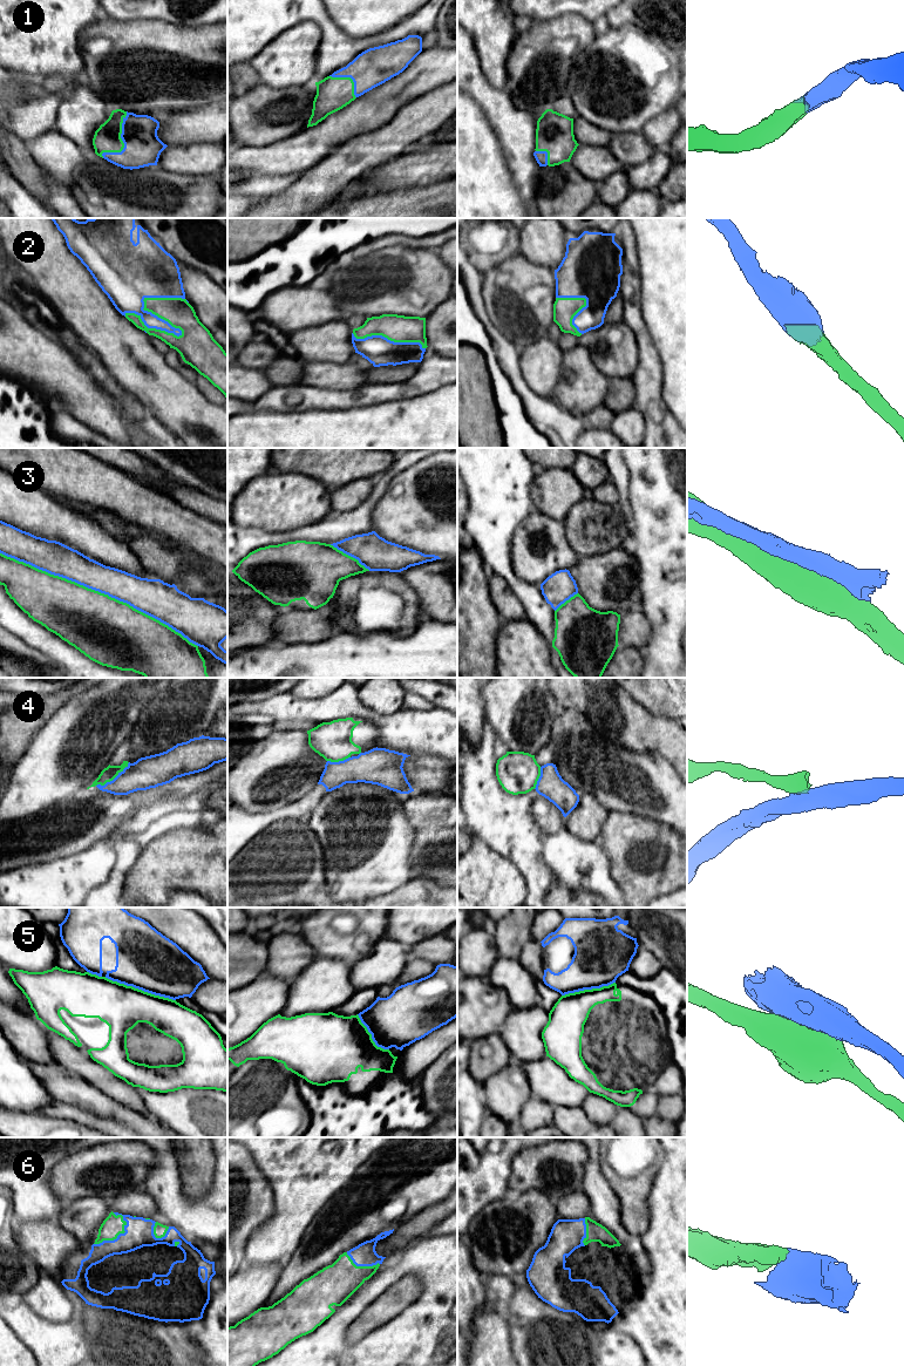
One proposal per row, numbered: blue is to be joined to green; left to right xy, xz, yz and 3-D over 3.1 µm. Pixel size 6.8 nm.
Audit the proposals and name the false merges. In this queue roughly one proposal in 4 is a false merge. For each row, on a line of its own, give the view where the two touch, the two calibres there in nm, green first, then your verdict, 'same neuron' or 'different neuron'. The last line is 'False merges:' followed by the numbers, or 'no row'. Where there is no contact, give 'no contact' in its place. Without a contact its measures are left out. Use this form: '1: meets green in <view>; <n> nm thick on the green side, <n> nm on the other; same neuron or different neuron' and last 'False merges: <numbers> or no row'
1: meets green in xy; 190 nm thick on the green side, 260 nm on the other; same neuron
2: meets green in xy; 240 nm thick on the green side, 190 nm on the other; same neuron
3: meets green in xy; 440 nm thick on the green side, 200 nm on the other; different neuron
4: meets green in xy; 100 nm thick on the green side, 220 nm on the other; different neuron
5: meets green in xy; 300 nm thick on the green side, 420 nm on the other; different neuron
6: meets green in xy; 150 nm thick on the green side, 190 nm on the other; same neuron
False merges: 3, 4, 5

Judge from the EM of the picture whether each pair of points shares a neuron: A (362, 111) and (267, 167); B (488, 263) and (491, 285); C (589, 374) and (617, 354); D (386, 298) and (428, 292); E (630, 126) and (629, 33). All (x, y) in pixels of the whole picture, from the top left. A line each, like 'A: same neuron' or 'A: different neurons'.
A: same neuron
B: different neurons
C: different neurons
D: same neuron
E: same neuron

